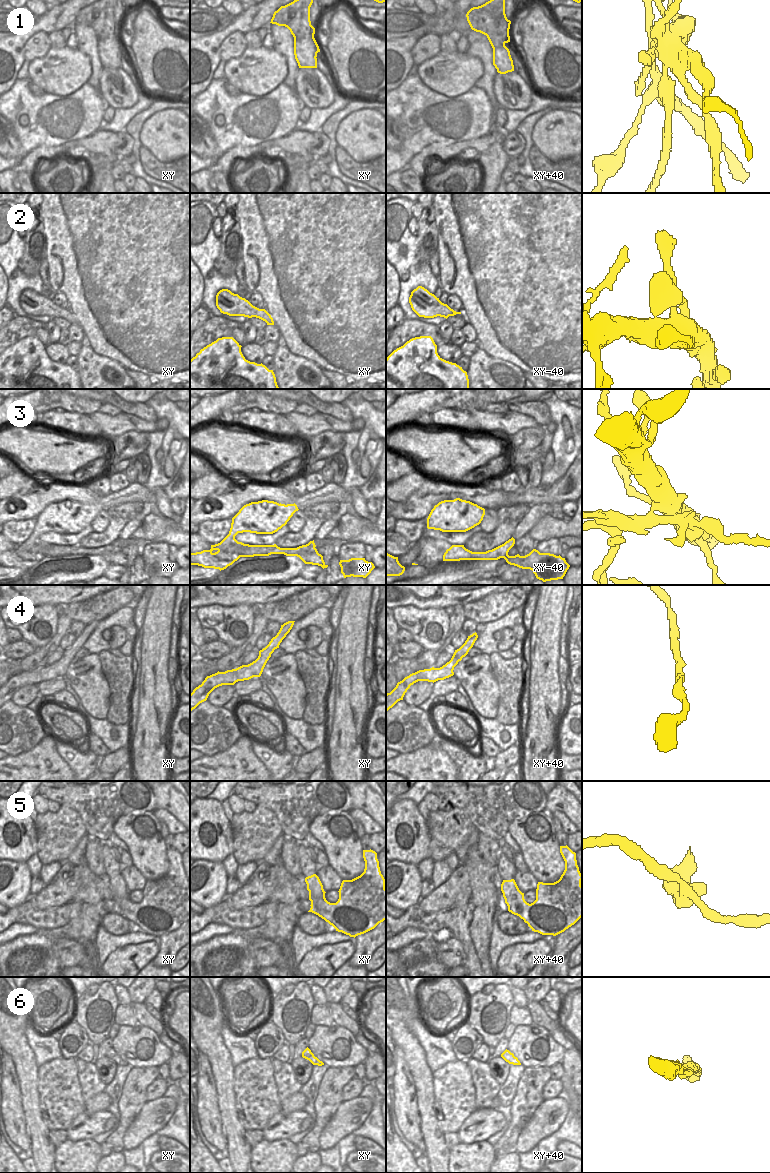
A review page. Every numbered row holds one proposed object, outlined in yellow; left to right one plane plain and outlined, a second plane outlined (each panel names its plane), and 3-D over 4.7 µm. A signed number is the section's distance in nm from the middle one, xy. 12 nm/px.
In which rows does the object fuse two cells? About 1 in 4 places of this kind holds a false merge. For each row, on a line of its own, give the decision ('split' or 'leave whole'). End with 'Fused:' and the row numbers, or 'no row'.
1: split
2: leave whole
3: split
4: leave whole
5: leave whole
6: leave whole
Fused: 1, 3

